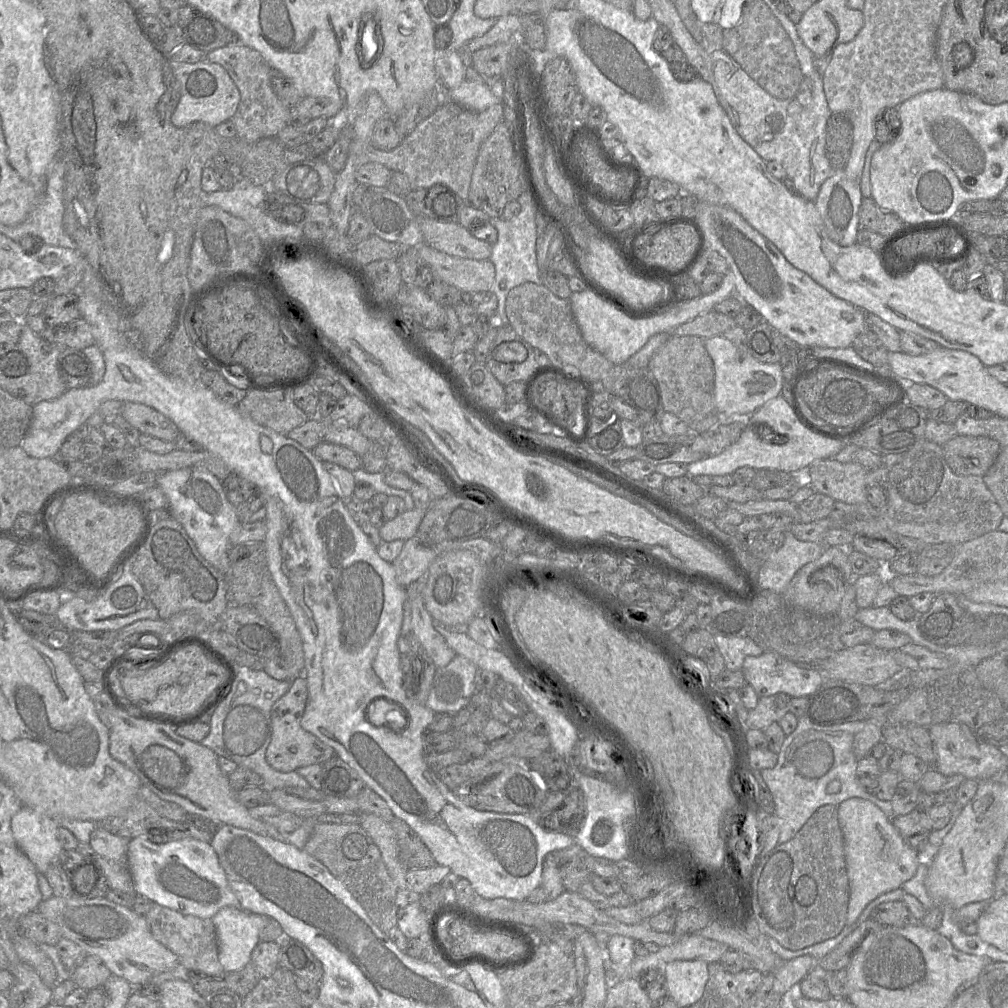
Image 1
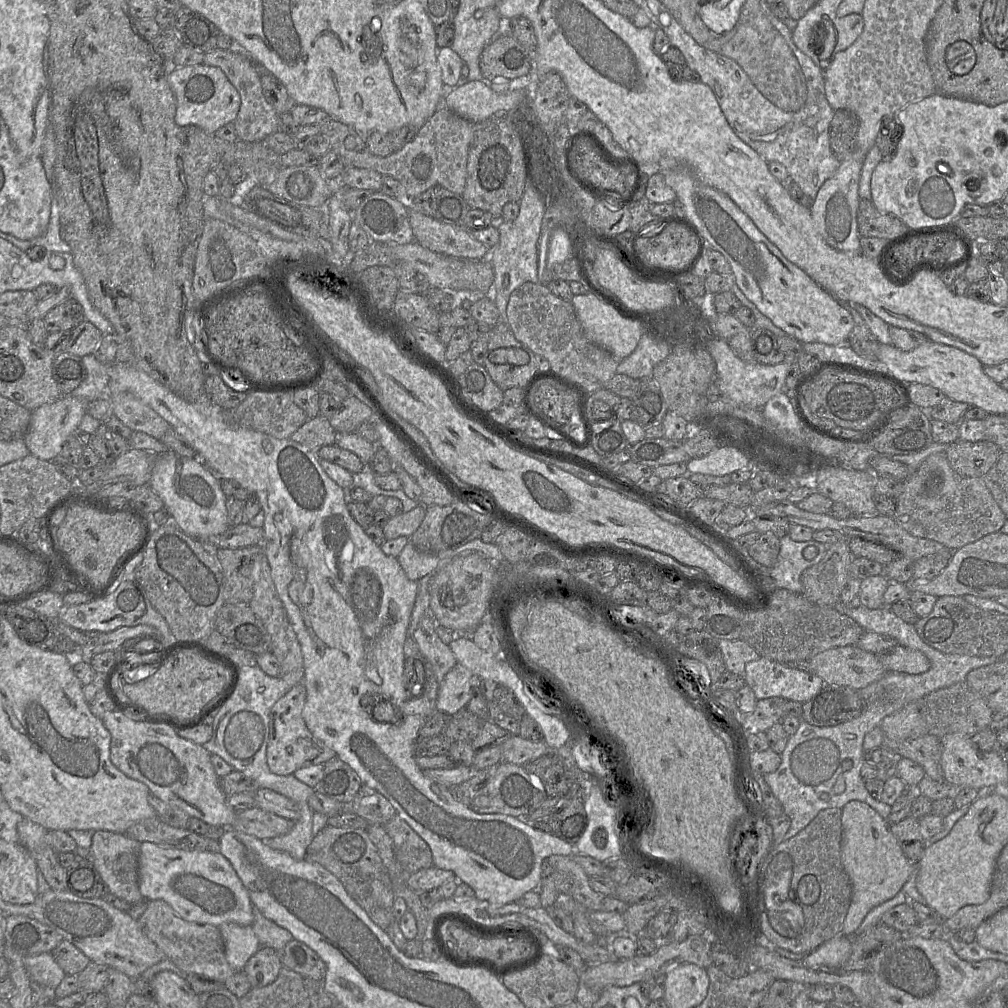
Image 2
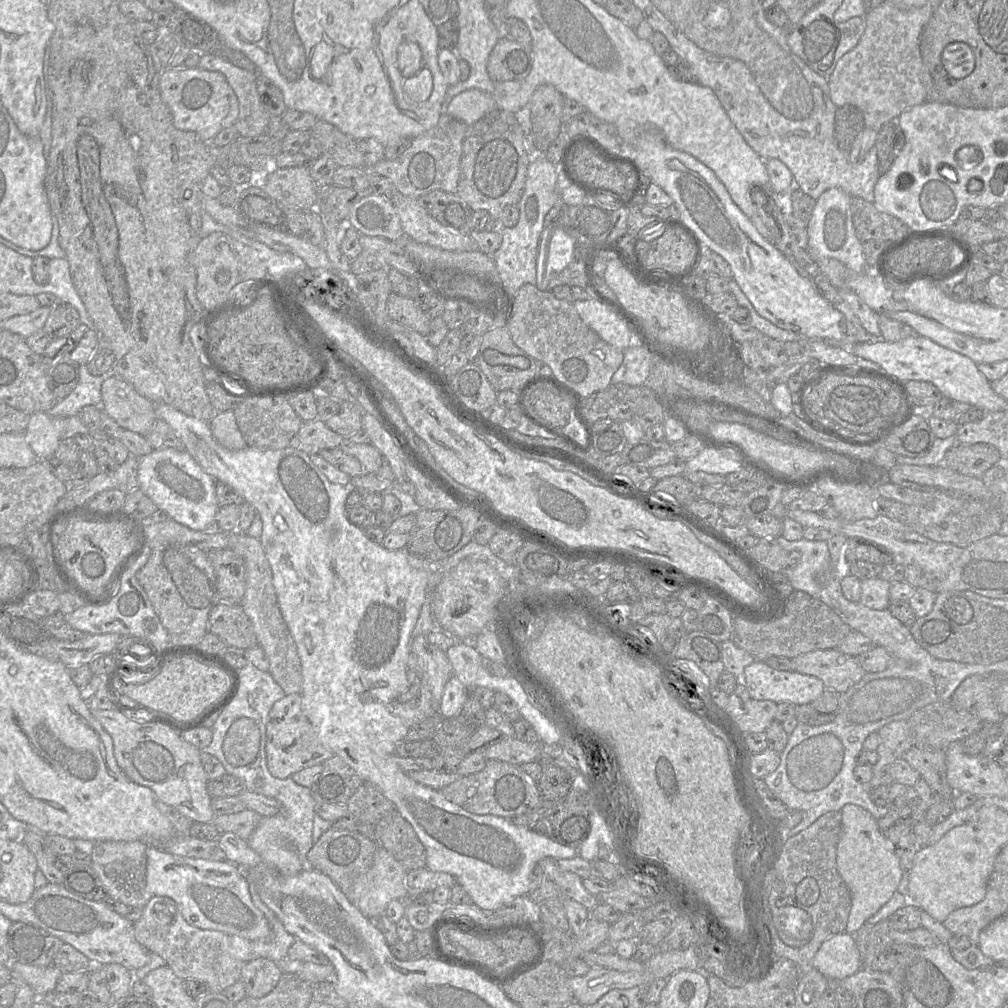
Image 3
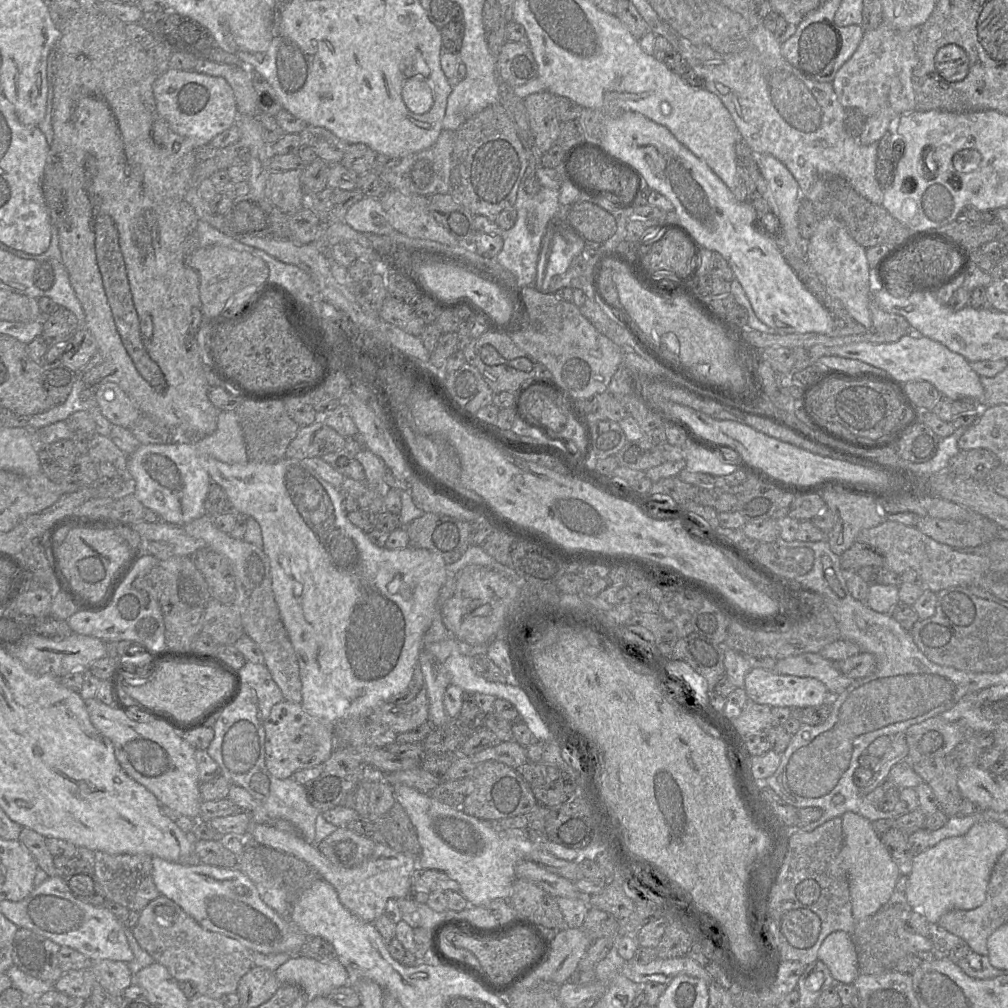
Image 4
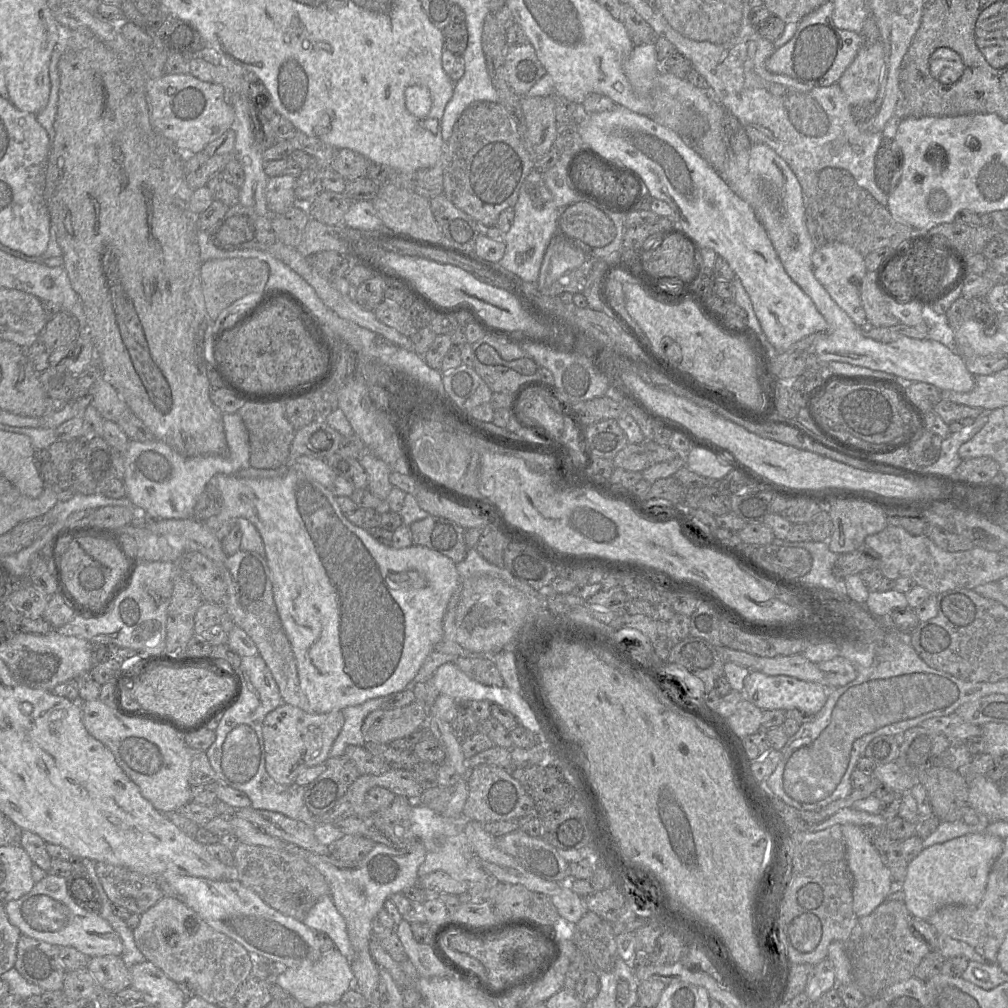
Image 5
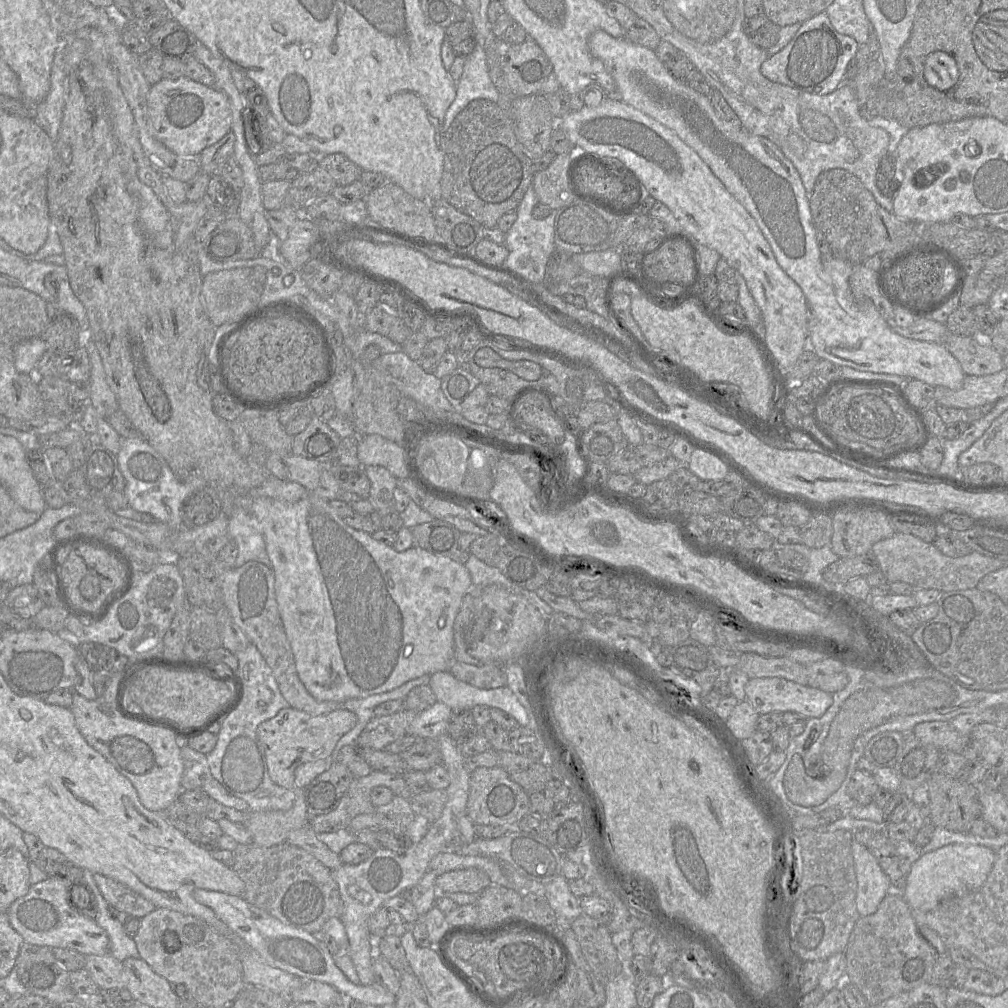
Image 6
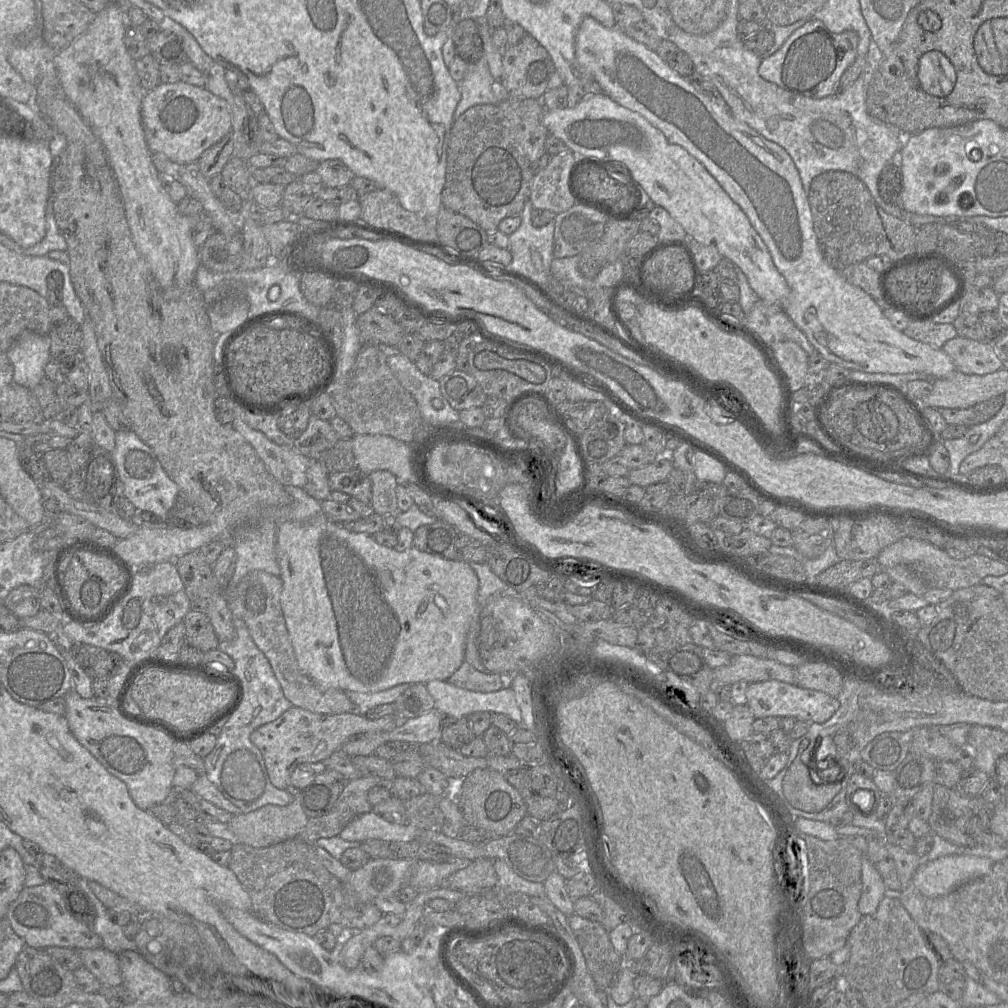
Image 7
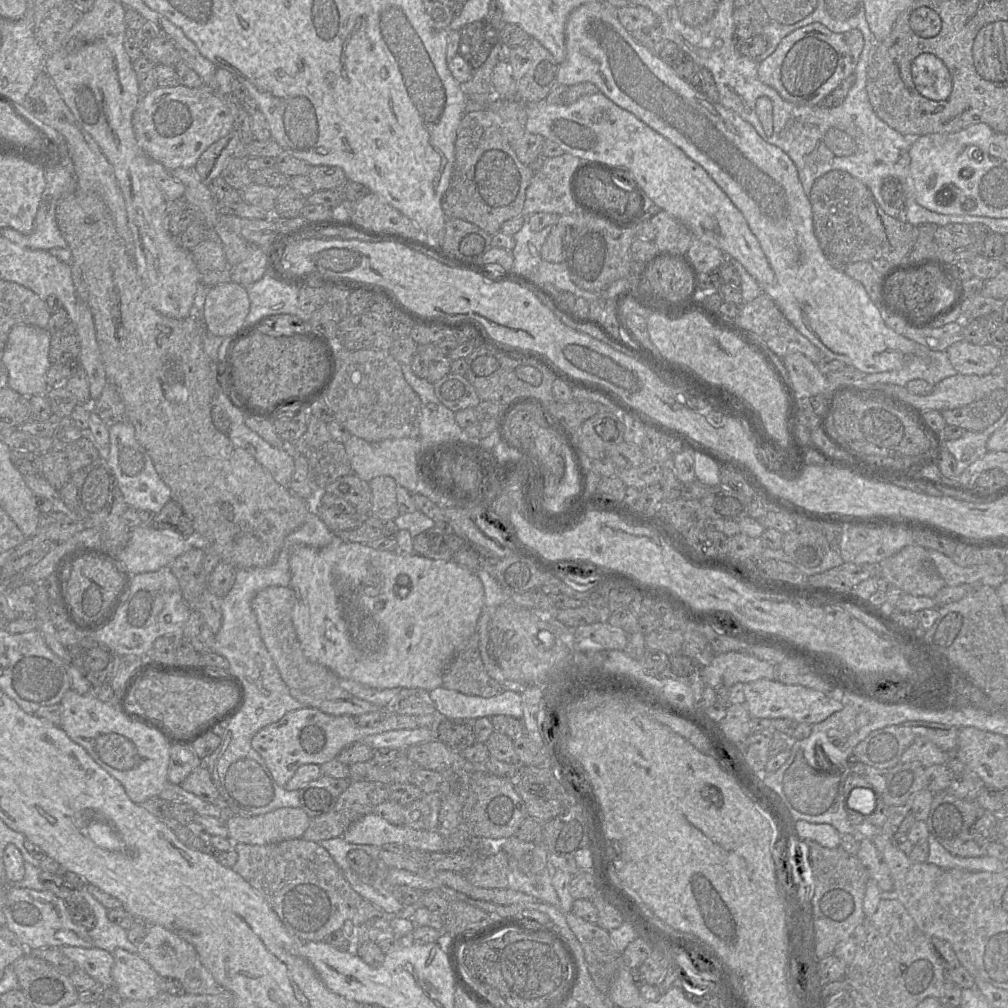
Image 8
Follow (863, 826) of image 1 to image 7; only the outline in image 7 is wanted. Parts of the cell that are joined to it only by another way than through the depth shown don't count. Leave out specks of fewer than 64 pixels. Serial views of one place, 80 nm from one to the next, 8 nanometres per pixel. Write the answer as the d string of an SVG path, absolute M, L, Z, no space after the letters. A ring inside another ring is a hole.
M864 855L861 870L862 891L858 909L863 915L873 914L887 894L883 879L875 866Z

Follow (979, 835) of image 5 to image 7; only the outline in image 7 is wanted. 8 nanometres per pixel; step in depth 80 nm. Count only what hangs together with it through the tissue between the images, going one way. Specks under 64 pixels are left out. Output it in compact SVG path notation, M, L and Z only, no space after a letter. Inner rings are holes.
M954 854L923 860L916 869L912 884L928 897L950 893L961 884L988 874L994 862L986 857Z

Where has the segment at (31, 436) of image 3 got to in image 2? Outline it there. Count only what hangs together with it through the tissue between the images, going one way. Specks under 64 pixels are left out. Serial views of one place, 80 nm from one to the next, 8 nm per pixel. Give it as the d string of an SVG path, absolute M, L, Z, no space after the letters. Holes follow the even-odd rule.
M72 395L62 396L57 401L42 405L31 411L31 420L24 442L30 455L44 460L55 461L65 441L79 429L83 416L87 413L90 402Z

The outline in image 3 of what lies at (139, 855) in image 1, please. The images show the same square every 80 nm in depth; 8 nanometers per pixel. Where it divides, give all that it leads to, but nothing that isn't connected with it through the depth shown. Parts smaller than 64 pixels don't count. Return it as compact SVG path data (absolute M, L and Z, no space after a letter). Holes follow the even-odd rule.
M157 847L146 850L146 886L152 896L172 899L186 922L200 929L217 930L250 941L270 934L264 914L253 904L245 872L224 861L209 861L167 853Z

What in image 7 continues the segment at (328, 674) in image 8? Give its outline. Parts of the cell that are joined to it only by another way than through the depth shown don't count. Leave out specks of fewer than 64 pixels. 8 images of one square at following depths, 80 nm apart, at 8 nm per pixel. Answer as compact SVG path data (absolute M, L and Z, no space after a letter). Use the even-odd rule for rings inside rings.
M253 570L238 584L229 583L223 589L223 594L233 617L244 621L254 643L268 659L285 698L293 707L320 714L357 713L346 692L334 688L320 690L300 669L281 608L282 587L279 576L262 570Z

